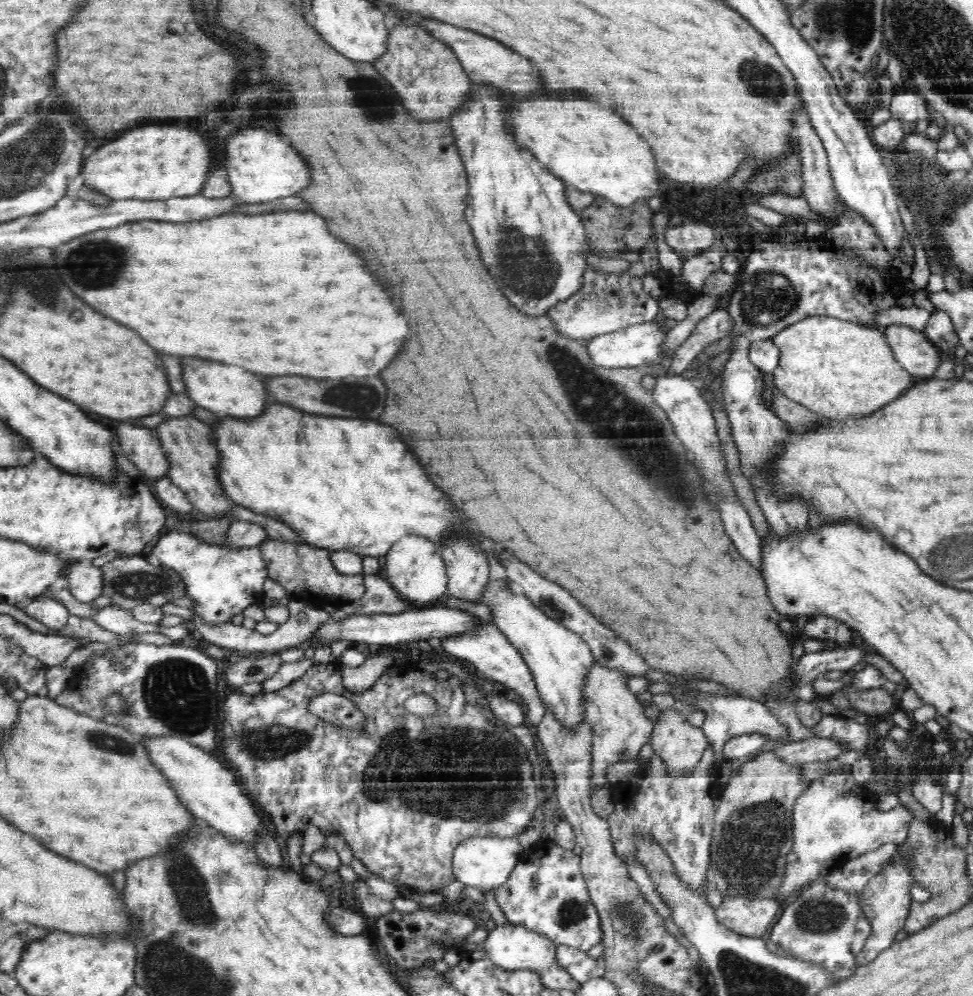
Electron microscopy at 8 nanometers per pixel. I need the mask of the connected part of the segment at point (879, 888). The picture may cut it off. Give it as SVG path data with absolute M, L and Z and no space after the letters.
M911 842L900 844L895 850L893 861L882 872L871 878L862 892L864 893L861 904L863 914L870 923L871 932L863 950L856 958L859 966L872 962L880 952L890 948L897 941L896 934L904 928L905 920L909 916L911 905L914 902L910 897L909 888L916 885L914 875L912 875L912 867L910 867L916 849L917 844L911 844Z

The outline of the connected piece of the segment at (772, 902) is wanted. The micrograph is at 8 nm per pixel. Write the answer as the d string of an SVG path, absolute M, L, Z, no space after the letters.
M723 897L716 909L716 918L732 933L767 937L781 906L776 898Z

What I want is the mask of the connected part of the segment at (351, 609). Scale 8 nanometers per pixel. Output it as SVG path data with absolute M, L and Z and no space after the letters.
M364 575L365 594L354 600L345 612L350 615L398 614L414 607L382 575Z

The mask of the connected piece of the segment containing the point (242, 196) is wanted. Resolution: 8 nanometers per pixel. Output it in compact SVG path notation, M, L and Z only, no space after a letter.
M244 128L226 140L226 161L223 166L231 186L229 196L256 208L262 202L296 194L308 186L310 168L290 146L288 138L264 128Z

